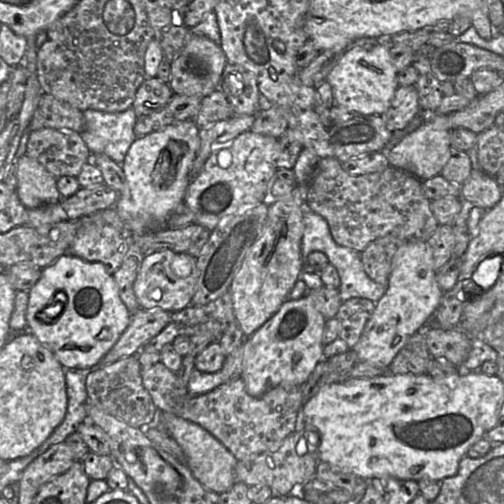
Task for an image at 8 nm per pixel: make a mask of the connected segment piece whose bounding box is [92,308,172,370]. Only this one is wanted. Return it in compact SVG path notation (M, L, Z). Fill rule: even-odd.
M139 308L131 313L128 327L121 334L113 347L92 367L102 368L110 363L131 355L137 355L141 346L155 337L169 323L172 313L163 309Z

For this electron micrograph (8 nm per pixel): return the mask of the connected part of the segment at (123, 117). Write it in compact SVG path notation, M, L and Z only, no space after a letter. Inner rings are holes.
M133 107L122 112L83 111L85 125L79 133L91 154L105 154L122 164L136 140L134 126L138 116Z

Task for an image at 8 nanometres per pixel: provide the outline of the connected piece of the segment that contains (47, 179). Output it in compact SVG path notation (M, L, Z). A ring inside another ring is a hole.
M26 154L17 161L17 195L27 209L54 204L62 199L57 178Z

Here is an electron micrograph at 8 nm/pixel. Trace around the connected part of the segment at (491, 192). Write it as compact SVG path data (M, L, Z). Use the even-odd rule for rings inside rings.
M471 169L467 179L460 187L460 198L487 211L501 199L501 190L493 176L481 169Z

